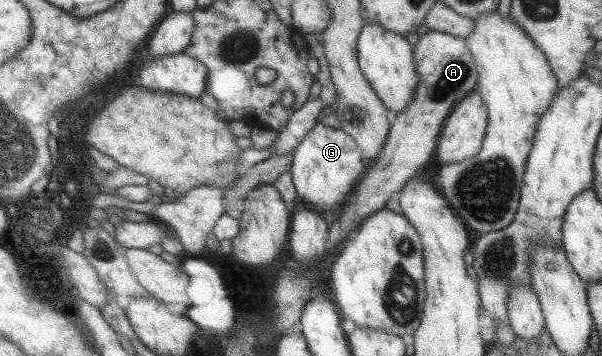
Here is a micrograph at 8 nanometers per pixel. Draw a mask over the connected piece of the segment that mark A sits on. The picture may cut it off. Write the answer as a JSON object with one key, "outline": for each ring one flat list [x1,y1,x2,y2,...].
{"outline":[[429,31,422,37,414,38,413,43,415,67,418,69,419,74,419,88,415,99,412,100,406,110,392,117,390,134,387,142,384,143,383,150,380,151,379,158,368,168,368,173,364,175,360,187,357,188,355,194,351,196,351,199,342,210,340,219,342,231,339,235,330,237,329,256,332,248,338,246,338,243,344,242,354,228,361,228,366,218,372,216,376,211,384,209,388,199,392,195,398,196,404,185,423,170,427,162,430,162,435,148,437,148,443,124,447,121,449,114,454,111,456,104,461,102,464,96,468,96,469,92,477,90,477,67,472,54,468,50,465,38,444,34,444,32]]}

